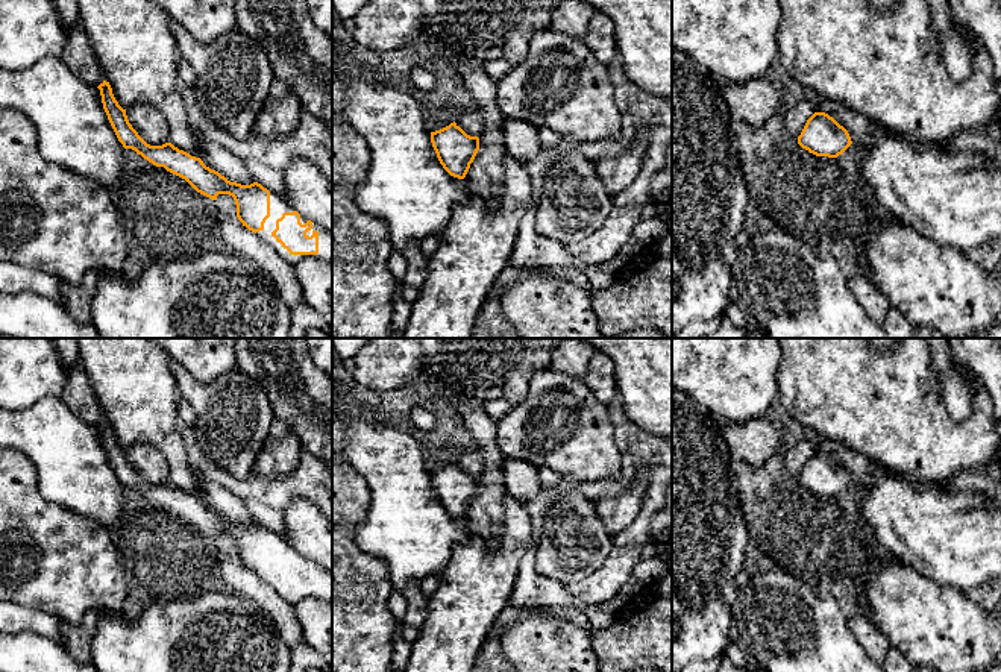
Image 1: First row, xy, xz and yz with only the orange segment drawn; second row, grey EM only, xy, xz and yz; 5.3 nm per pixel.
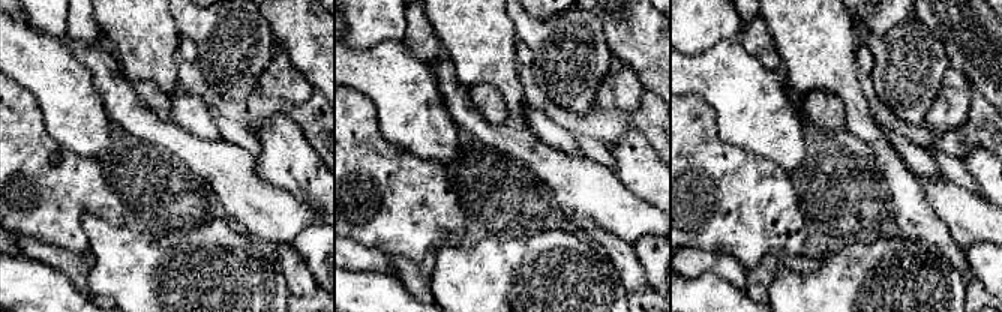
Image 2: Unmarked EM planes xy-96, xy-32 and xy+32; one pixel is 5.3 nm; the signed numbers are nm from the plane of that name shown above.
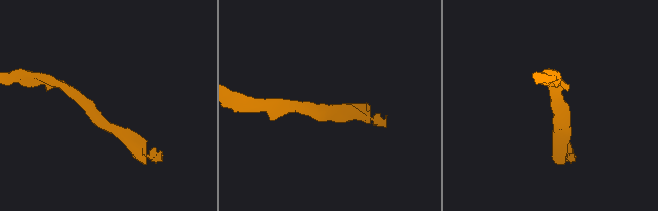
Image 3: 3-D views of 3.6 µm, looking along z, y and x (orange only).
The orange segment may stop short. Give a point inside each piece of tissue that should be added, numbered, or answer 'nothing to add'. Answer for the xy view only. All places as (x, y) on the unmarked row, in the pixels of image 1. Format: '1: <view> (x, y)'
1: xy (278, 545)

